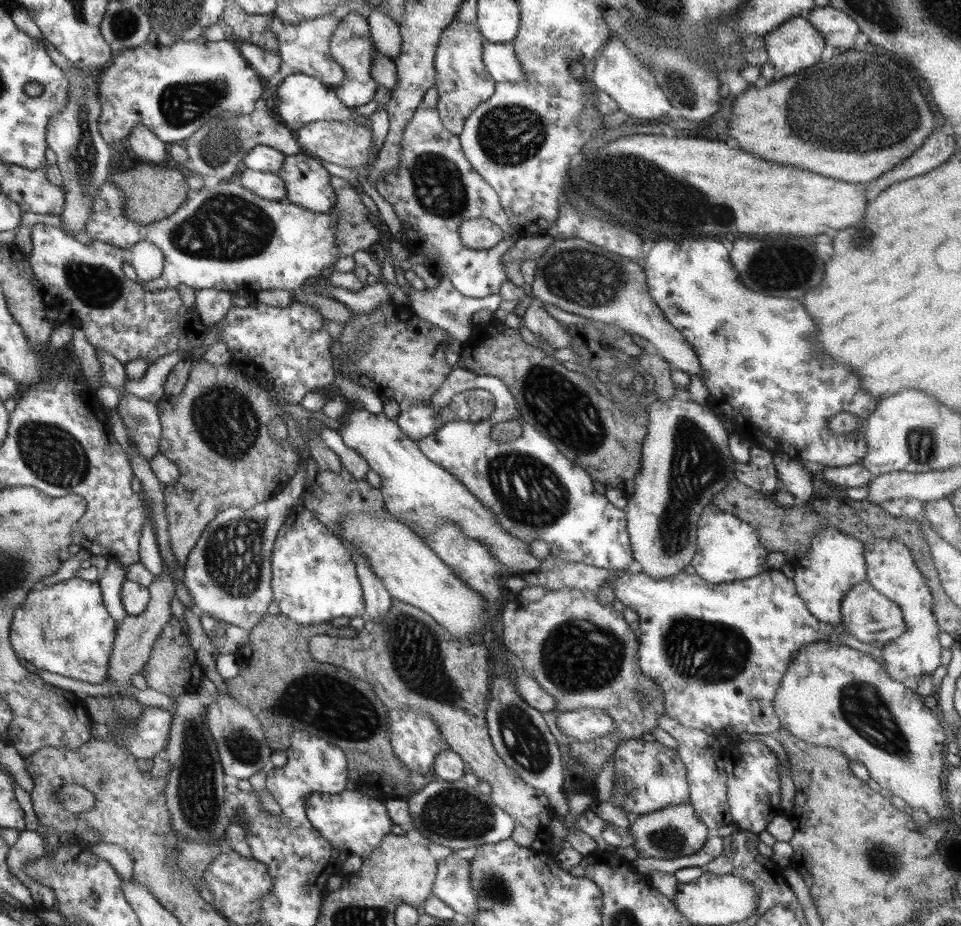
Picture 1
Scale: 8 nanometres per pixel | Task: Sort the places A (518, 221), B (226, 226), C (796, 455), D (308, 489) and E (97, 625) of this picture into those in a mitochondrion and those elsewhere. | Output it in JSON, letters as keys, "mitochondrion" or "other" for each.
{"A":"other","B":"mitochondrion","C":"other","D":"other","E":"other"}

